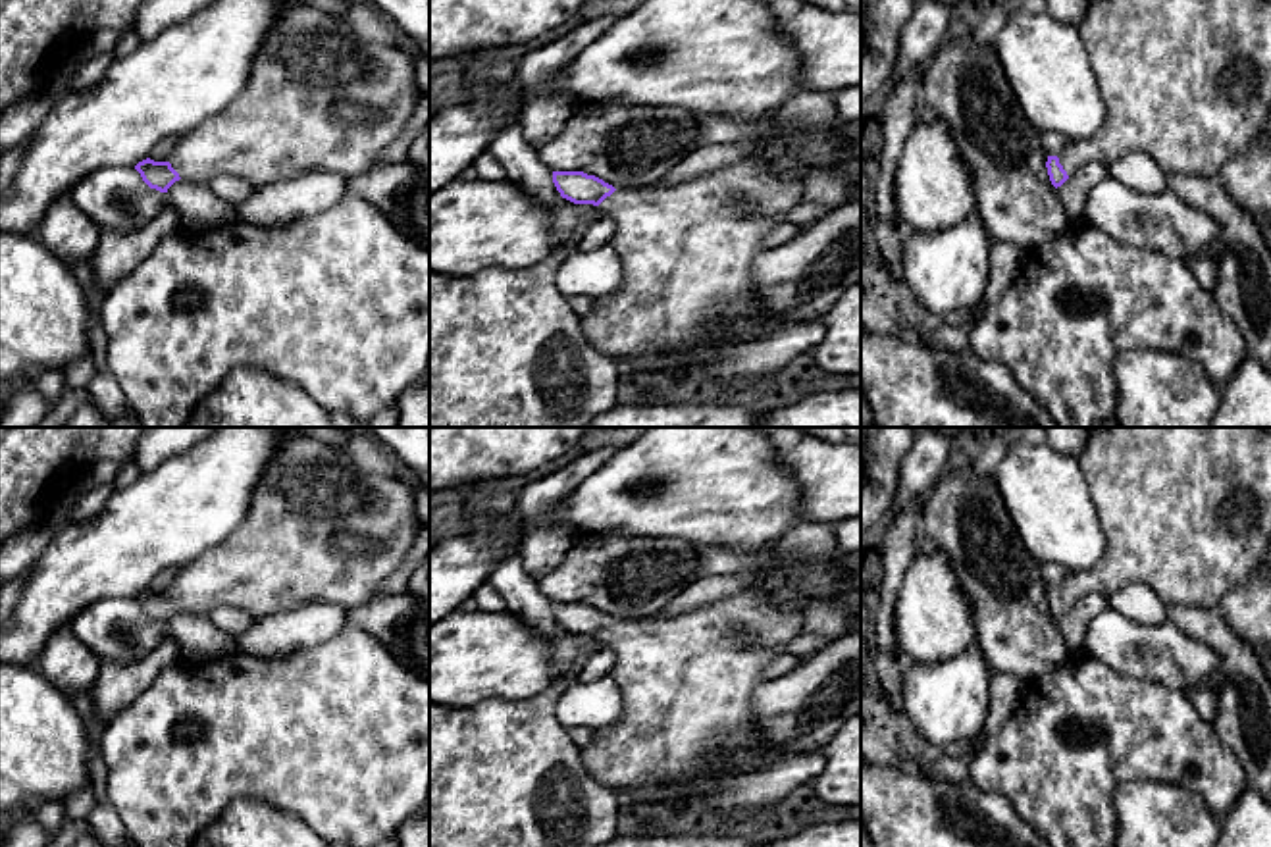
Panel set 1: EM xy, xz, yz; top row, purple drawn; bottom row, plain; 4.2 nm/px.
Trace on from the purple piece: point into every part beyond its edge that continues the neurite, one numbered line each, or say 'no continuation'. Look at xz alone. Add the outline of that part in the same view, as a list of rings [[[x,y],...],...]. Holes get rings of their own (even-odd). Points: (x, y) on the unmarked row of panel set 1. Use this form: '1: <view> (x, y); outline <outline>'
1: xz (686, 682); outline [[[741,589],[726,599],[707,603],[703,606],[684,610],[678,616],[670,618],[641,618],[641,620],[616,620],[610,628],[607,628],[599,641],[603,641],[609,649],[614,651],[614,666],[609,672],[609,678],[616,683],[622,701],[622,712],[616,724],[607,726],[603,730],[595,730],[593,741],[582,749],[582,762],[585,770],[607,789],[610,789],[624,803],[632,799],[628,793],[639,785],[662,785],[674,791],[674,799],[670,805],[678,805],[689,810],[732,810],[732,808],[763,808],[778,803],[788,793],[797,789],[803,783],[811,783],[817,776],[822,774],[826,766],[826,757],[822,751],[809,753],[786,753],[782,749],[770,747],[753,716],[751,708],[751,693],[753,689],[766,681],[765,670],[772,660],[780,656],[780,645],[803,633],[803,616],[797,610],[784,610],[778,603],[774,603],[768,595],[761,591]]]

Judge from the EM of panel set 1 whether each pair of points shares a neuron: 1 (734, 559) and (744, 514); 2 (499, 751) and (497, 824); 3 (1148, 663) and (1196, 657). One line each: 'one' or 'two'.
1: two
2: one
3: one

